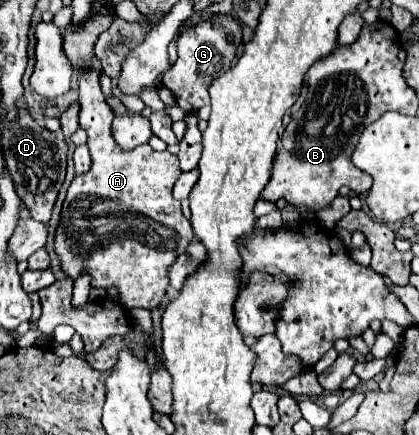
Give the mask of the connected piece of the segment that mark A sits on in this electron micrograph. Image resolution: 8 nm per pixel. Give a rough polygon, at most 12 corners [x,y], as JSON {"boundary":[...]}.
{"boundary":[[98,68],[78,74],[92,168],[68,188],[70,278],[160,306],[194,240],[178,156],[124,152]]}

